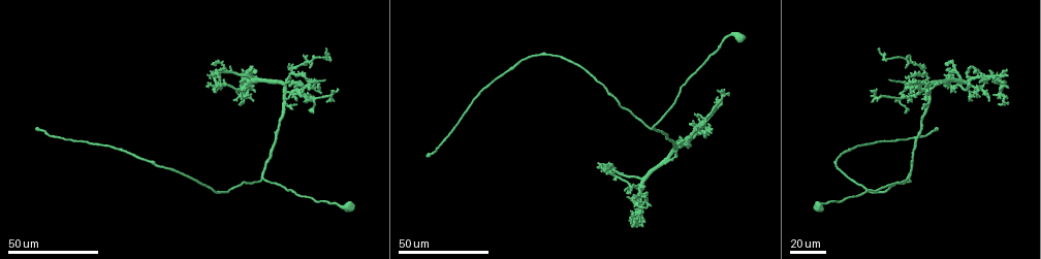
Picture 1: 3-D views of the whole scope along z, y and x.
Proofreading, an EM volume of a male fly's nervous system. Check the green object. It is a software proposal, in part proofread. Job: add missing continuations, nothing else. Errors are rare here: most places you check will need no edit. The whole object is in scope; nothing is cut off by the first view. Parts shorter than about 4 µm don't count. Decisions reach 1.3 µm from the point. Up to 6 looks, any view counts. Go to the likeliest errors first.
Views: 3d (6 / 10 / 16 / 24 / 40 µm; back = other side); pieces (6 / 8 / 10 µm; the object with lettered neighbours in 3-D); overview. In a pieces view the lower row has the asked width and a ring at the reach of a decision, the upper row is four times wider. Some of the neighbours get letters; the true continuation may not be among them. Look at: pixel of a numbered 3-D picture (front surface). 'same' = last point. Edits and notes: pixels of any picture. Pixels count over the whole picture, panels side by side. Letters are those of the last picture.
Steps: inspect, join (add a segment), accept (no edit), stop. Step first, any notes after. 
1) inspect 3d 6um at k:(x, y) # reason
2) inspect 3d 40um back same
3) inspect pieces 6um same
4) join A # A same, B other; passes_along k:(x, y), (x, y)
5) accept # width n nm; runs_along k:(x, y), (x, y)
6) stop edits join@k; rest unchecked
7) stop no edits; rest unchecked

inspect 3d 24um at 1:(285, 98) # branch stops here

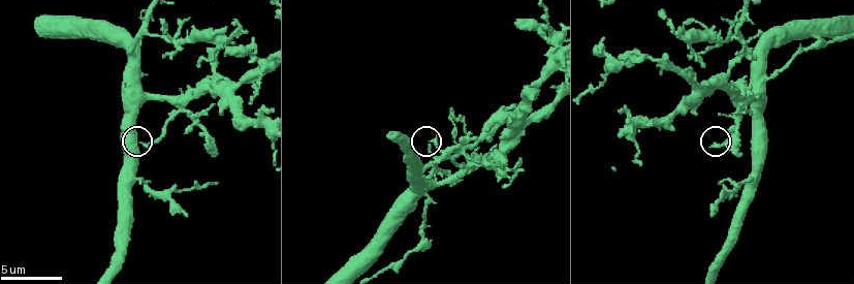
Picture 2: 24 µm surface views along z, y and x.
inspect pieces 8um at 2:(435, 139) # what lies round it

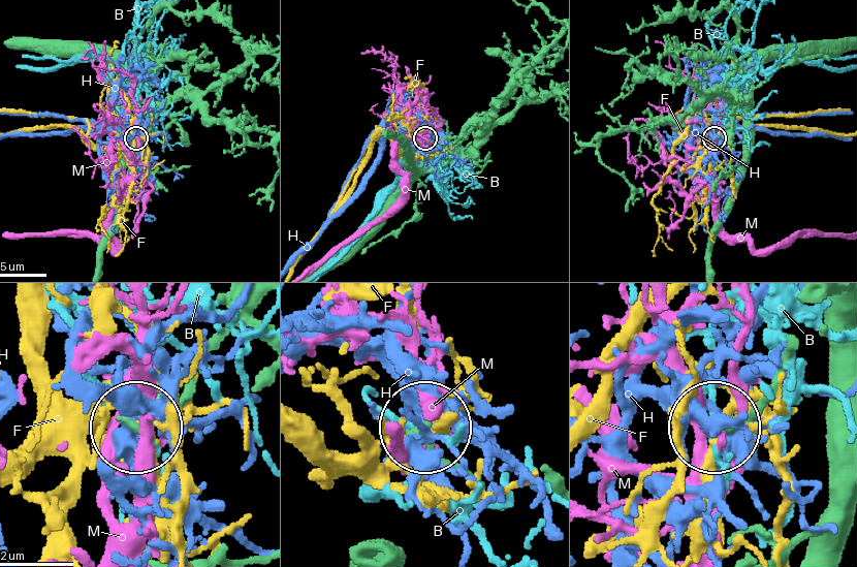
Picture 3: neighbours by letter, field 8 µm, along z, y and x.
accept # width 210 nm; B other, F other, H other, M other; no lettered segment goes on from it

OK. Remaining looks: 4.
inspect 3d 40um at 1:(635, 185) # an open end

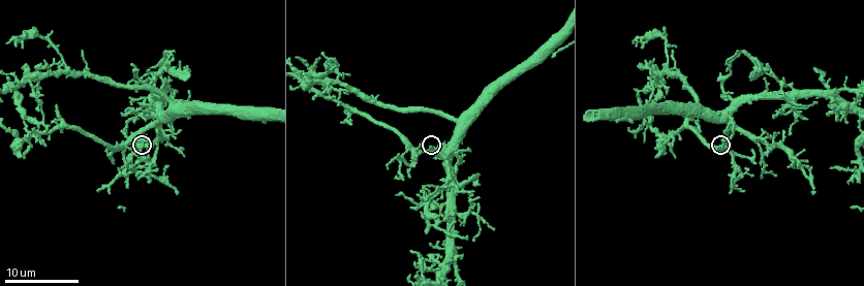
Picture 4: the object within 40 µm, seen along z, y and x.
inspect pieces 10um at 4:(432, 147)

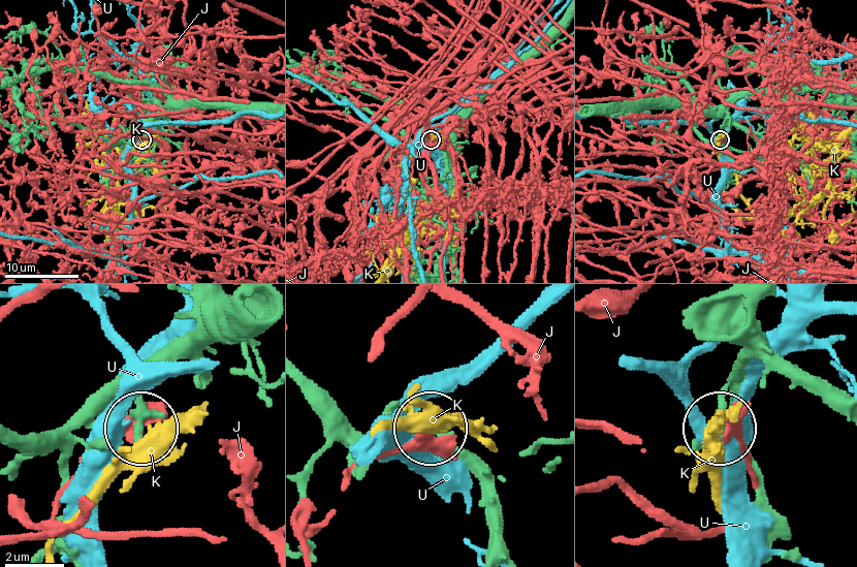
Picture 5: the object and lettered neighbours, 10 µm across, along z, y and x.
accept # J other, K other, U other; no lettered segment goes on from it

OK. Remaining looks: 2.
inspect pieces 10um at 4:(55, 105) # branch stops here

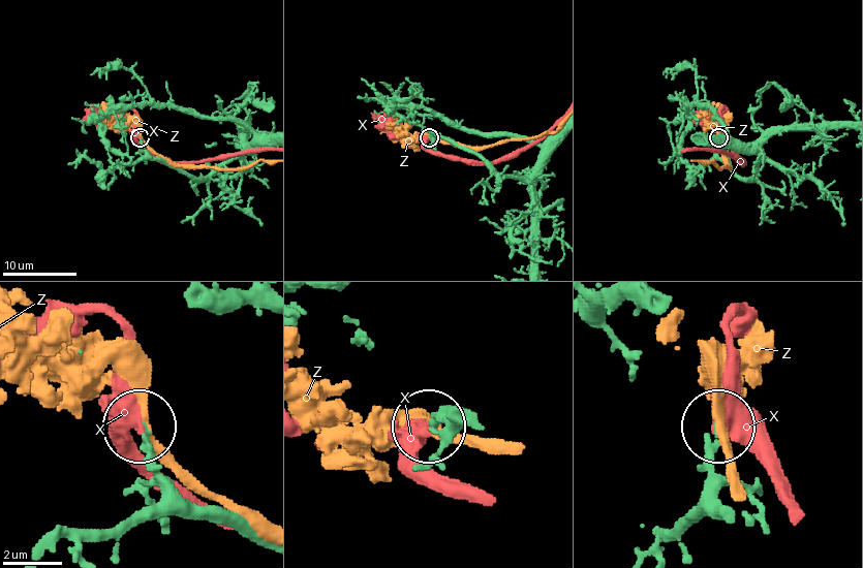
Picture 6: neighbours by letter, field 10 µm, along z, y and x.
accept # X other, Z other; runs_along 6:(727, 506), (714, 486), (714, 430); no lettered segment goes on from it

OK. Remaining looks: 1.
stop no edits; rest unchecked

